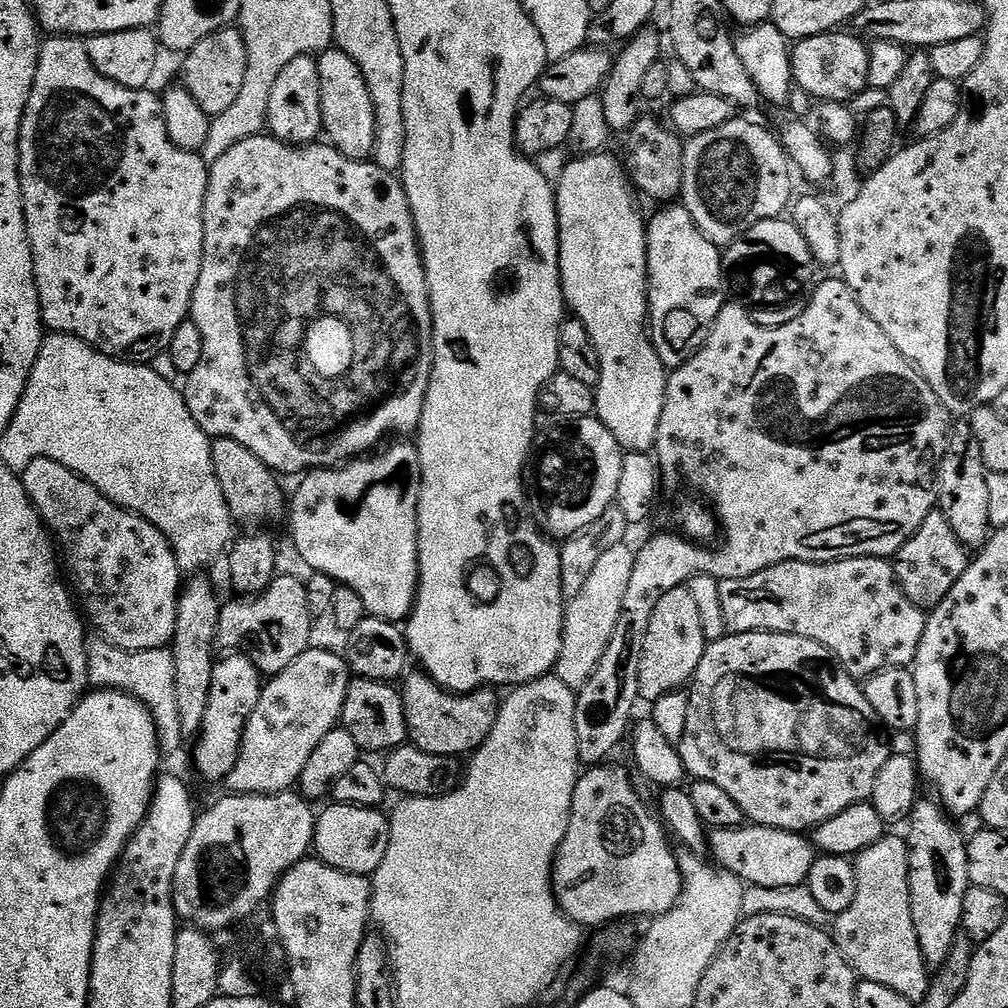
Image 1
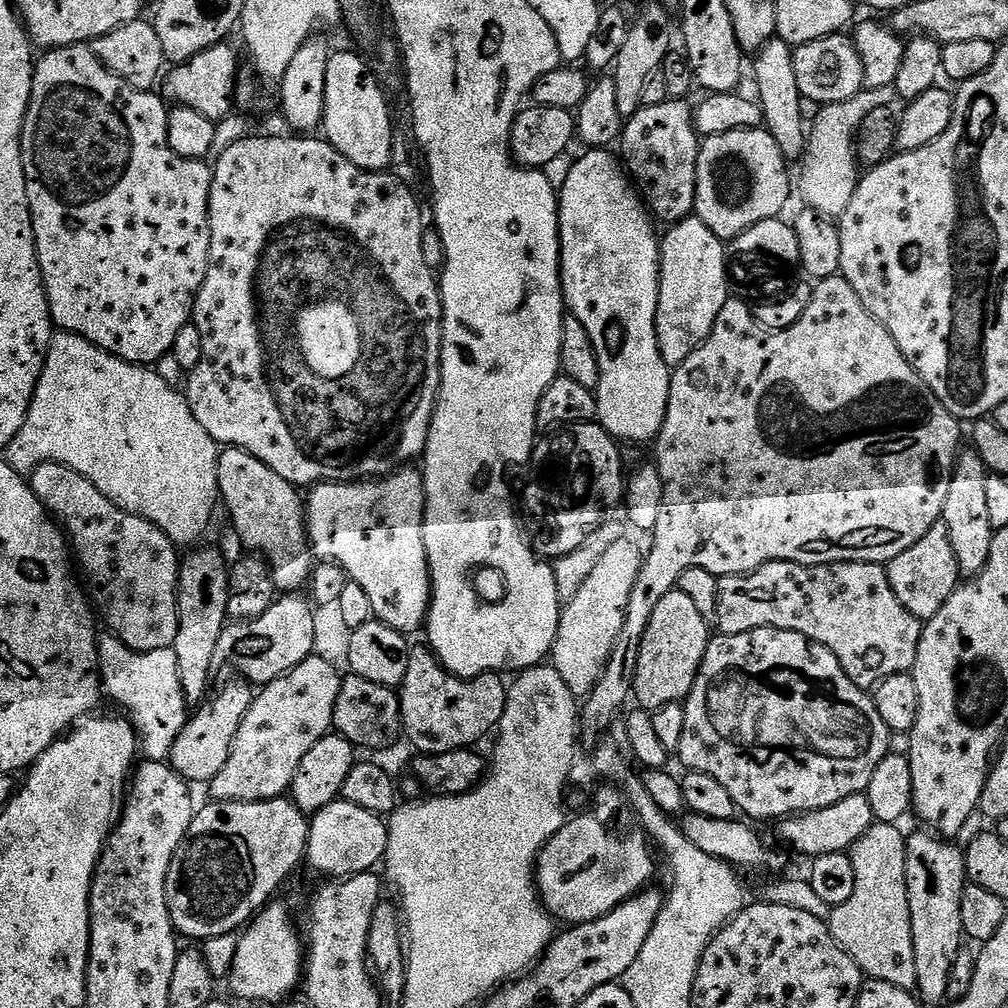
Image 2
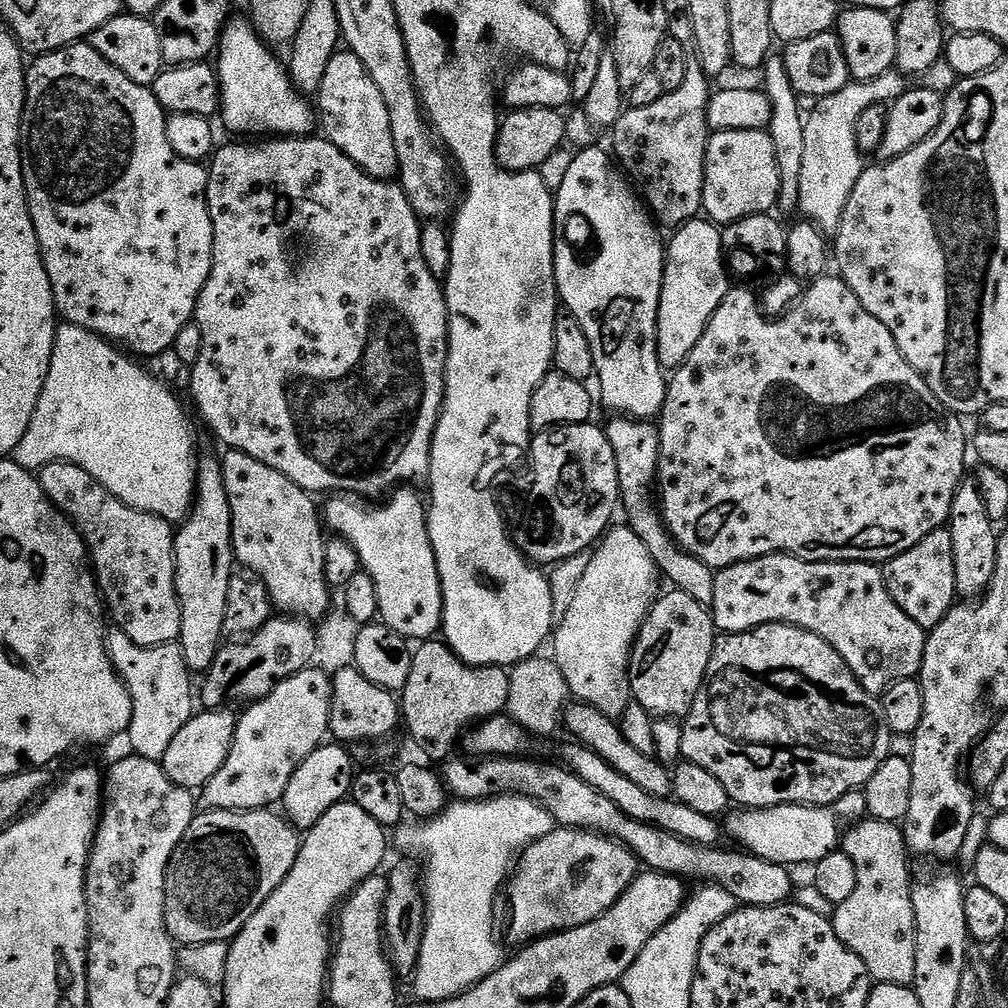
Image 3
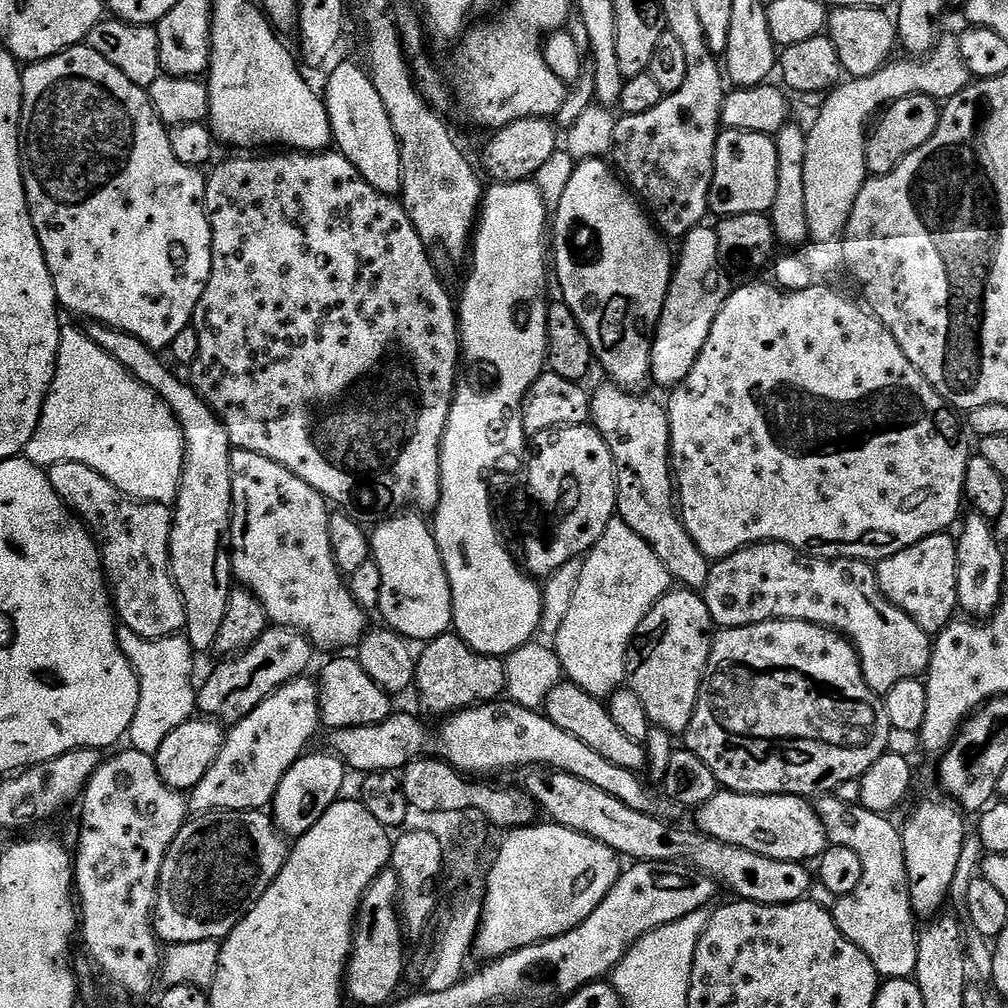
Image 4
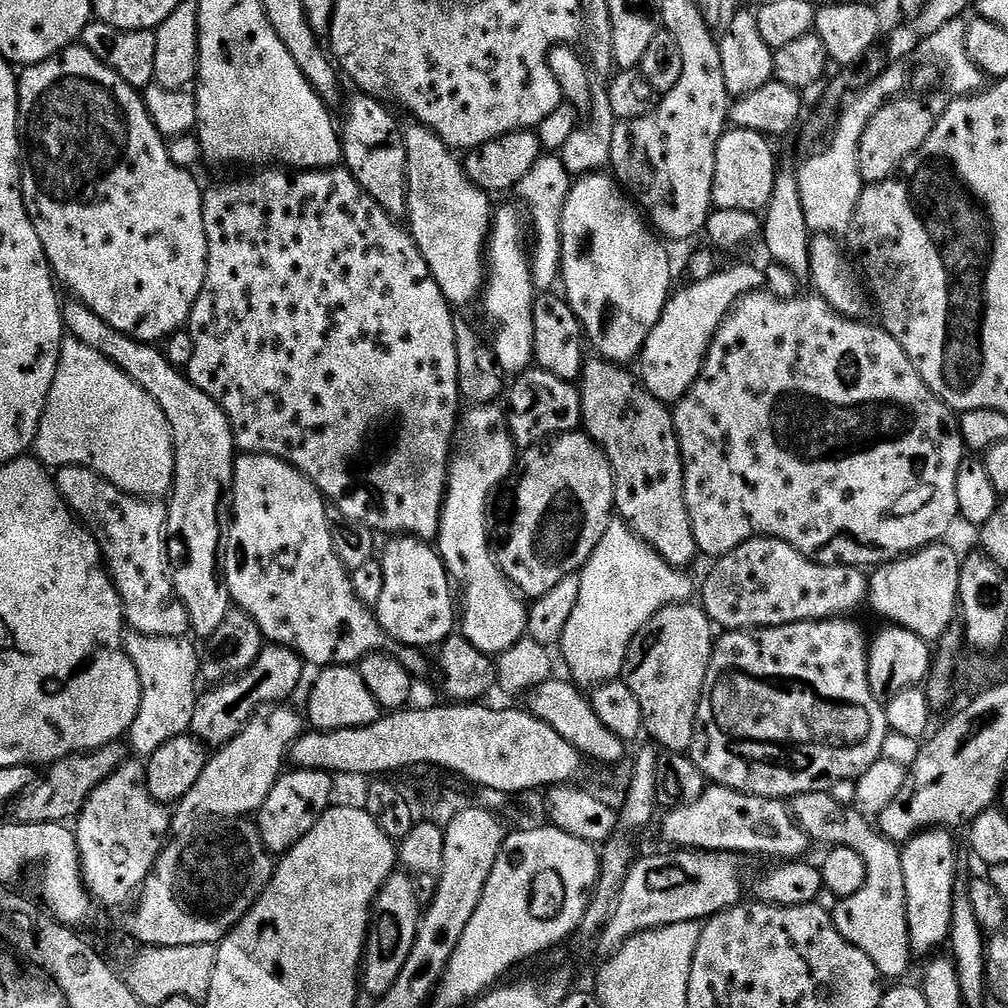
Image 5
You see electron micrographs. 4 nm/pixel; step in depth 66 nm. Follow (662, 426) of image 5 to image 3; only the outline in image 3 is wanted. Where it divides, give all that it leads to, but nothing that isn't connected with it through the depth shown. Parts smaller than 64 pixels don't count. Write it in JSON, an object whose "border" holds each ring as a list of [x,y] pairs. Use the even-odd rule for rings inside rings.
{"border":[[[612,418],[606,424],[608,441],[614,450],[614,458],[618,462],[618,482],[620,483],[620,504],[622,512],[628,515],[627,527],[642,538],[646,550],[650,550],[650,558],[654,558],[657,569],[668,580],[672,580],[673,589],[690,594],[694,602],[710,606],[714,602],[714,578],[716,572],[706,566],[698,558],[694,558],[681,549],[664,525],[664,517],[658,507],[654,489],[658,484],[656,471],[660,461],[660,430],[655,423],[641,422],[631,418]]]}

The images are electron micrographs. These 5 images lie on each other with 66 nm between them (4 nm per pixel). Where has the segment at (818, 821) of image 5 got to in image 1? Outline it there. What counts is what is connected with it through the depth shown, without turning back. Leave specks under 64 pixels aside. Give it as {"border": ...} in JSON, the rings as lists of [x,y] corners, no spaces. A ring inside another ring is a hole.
{"border":[[[885,834],[878,842],[859,852],[854,858],[854,863],[858,878],[854,902],[850,902],[848,909],[835,917],[830,928],[830,935],[836,941],[836,949],[843,954],[860,980],[878,982],[878,986],[886,986],[894,990],[894,994],[902,994],[902,998],[906,998],[914,1006],[920,1006],[927,998],[928,992],[930,996],[930,966],[925,962],[918,946],[918,934],[914,934],[914,918],[910,914],[907,839],[903,835]]]}

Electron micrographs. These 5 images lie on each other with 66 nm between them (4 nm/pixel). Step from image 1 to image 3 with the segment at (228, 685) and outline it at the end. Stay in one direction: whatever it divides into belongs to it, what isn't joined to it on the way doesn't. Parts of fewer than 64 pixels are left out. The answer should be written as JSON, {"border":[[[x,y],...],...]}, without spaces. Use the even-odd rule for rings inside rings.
{"border":[[[200,710],[197,711],[174,734],[174,742],[170,742],[162,761],[166,770],[166,778],[178,786],[189,790],[202,790],[222,770],[222,762],[230,754],[230,746],[236,737],[237,713],[232,710]]]}

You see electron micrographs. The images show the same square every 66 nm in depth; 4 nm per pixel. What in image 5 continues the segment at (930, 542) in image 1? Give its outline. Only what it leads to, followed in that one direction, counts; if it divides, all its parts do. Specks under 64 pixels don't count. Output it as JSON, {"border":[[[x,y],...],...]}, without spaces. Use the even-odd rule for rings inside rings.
{"border":[[[948,542],[927,544],[917,552],[907,553],[897,559],[887,561],[871,573],[868,582],[867,607],[873,608],[889,625],[905,628],[929,642],[938,642],[953,627],[958,616],[960,603],[960,561],[961,553],[956,553]]]}

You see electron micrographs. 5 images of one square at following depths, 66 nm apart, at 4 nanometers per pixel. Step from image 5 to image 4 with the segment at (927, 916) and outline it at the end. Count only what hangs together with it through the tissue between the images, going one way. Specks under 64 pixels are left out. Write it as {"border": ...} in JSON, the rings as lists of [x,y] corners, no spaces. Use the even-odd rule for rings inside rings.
{"border":[[[936,800],[922,801],[920,808],[913,810],[908,825],[902,828],[912,910],[920,918],[932,918],[941,911],[939,908],[956,880],[956,871],[964,856],[965,817],[955,803],[944,803],[948,804],[939,804]]]}

